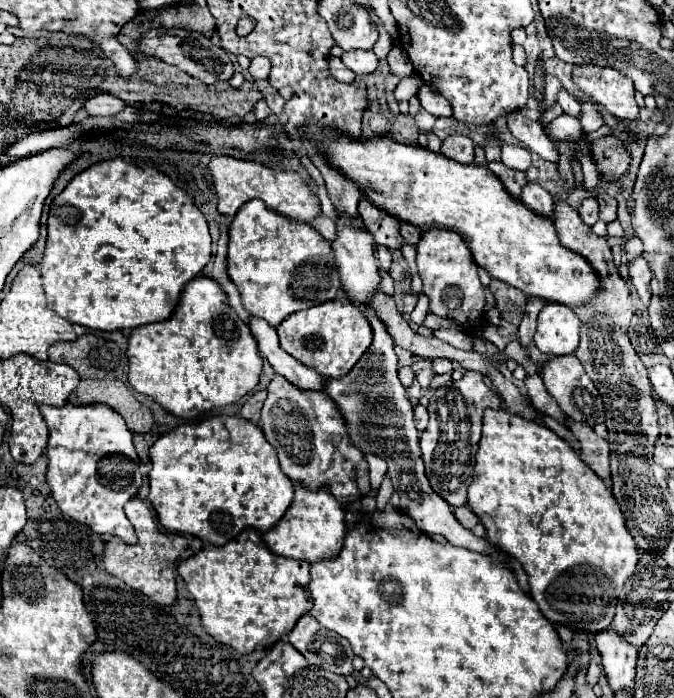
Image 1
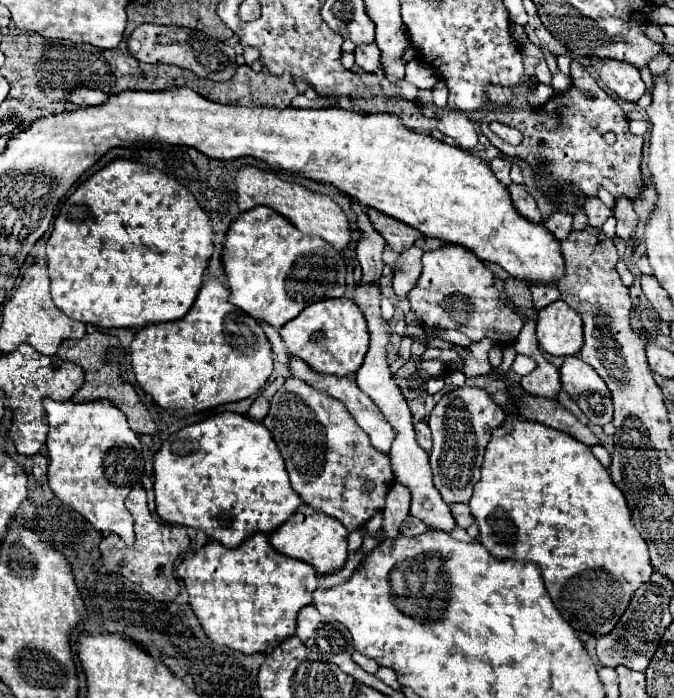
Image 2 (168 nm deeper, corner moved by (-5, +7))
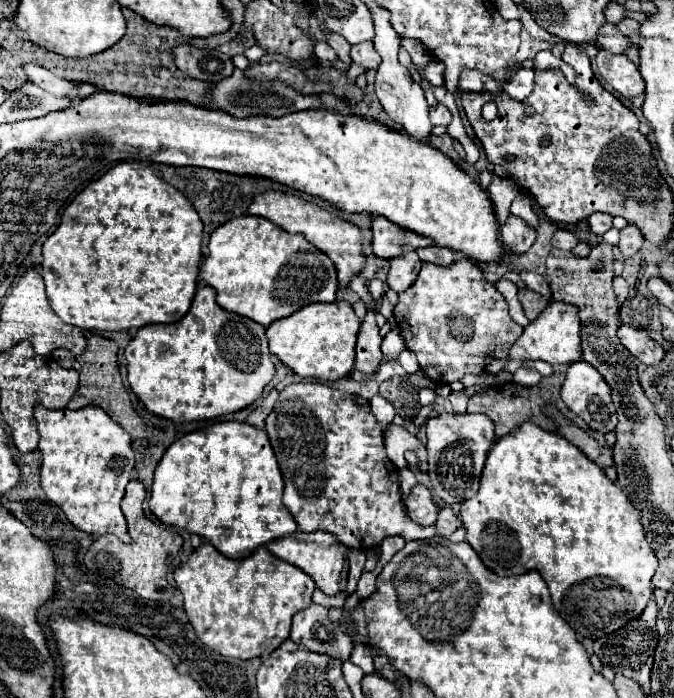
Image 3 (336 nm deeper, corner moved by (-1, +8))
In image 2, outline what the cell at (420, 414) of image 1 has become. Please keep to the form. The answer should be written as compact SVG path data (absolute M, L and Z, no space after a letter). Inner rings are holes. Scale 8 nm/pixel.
M417 421L415 423L415 431L417 431L417 441L425 451L431 451L431 429L427 425L427 421Z

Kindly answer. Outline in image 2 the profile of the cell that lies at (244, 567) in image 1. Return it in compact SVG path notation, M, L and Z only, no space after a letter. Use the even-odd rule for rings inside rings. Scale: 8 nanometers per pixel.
M253 533L233 549L227 549L219 541L209 541L203 549L177 567L177 575L185 581L189 605L201 621L207 637L211 637L217 645L231 647L245 655L267 651L279 645L279 641L295 635L295 617L299 609L313 603L313 591L317 587L315 567L277 553L265 533Z

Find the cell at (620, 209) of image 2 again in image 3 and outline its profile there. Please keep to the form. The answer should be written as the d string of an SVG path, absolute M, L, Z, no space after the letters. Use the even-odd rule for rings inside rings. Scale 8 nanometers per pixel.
M627 224L627 228L621 232L621 240L619 240L619 250L623 254L623 258L633 258L643 244L643 236L637 228L633 228L633 224Z

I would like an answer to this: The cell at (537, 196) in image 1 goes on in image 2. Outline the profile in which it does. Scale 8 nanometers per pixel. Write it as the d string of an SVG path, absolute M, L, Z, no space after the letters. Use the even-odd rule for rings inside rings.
M555 211L543 221L543 225L561 241L571 231L571 215L563 213L563 211Z

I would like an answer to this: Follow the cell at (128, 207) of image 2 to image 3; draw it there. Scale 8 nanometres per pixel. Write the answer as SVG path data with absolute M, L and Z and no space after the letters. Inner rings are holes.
M119 162L105 176L91 182L79 196L75 196L75 200L65 208L57 230L43 244L41 276L47 286L49 304L65 324L77 326L81 330L129 330L129 328L141 328L147 324L177 322L187 314L195 288L197 288L197 274L199 274L199 264L201 264L201 238L203 238L203 224L199 216L195 216L195 208L191 208L189 200L183 194L179 194L177 188L157 178L151 168L141 166L139 162Z

